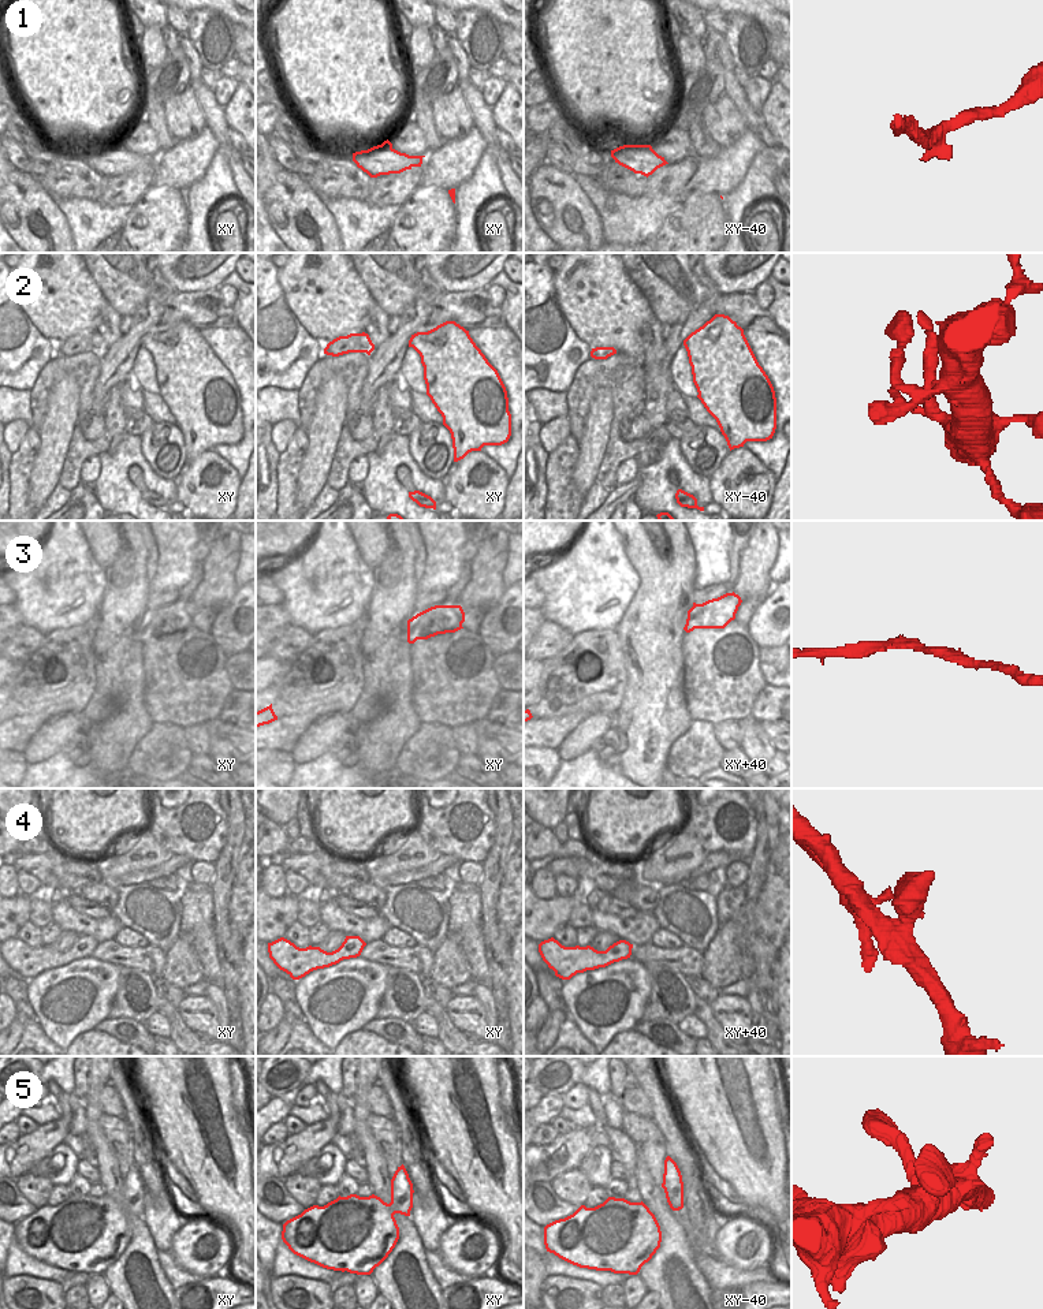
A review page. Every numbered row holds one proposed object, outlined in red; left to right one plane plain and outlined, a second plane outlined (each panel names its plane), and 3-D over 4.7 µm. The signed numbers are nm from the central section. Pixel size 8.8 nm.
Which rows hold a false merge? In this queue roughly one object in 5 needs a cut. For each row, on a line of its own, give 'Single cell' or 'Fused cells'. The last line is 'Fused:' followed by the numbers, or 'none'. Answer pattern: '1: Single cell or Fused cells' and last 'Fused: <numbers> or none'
1: Single cell
2: Single cell
3: Single cell
4: Single cell
5: Single cell
Fused: none

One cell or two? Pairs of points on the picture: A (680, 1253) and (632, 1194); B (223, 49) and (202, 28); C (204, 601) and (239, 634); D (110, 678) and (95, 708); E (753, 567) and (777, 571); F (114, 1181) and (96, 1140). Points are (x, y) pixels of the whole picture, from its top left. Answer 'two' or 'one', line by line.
A: two
B: one
C: two
D: two
E: two
F: one

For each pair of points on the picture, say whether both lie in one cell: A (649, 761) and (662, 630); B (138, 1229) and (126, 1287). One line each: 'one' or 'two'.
A: one
B: one

